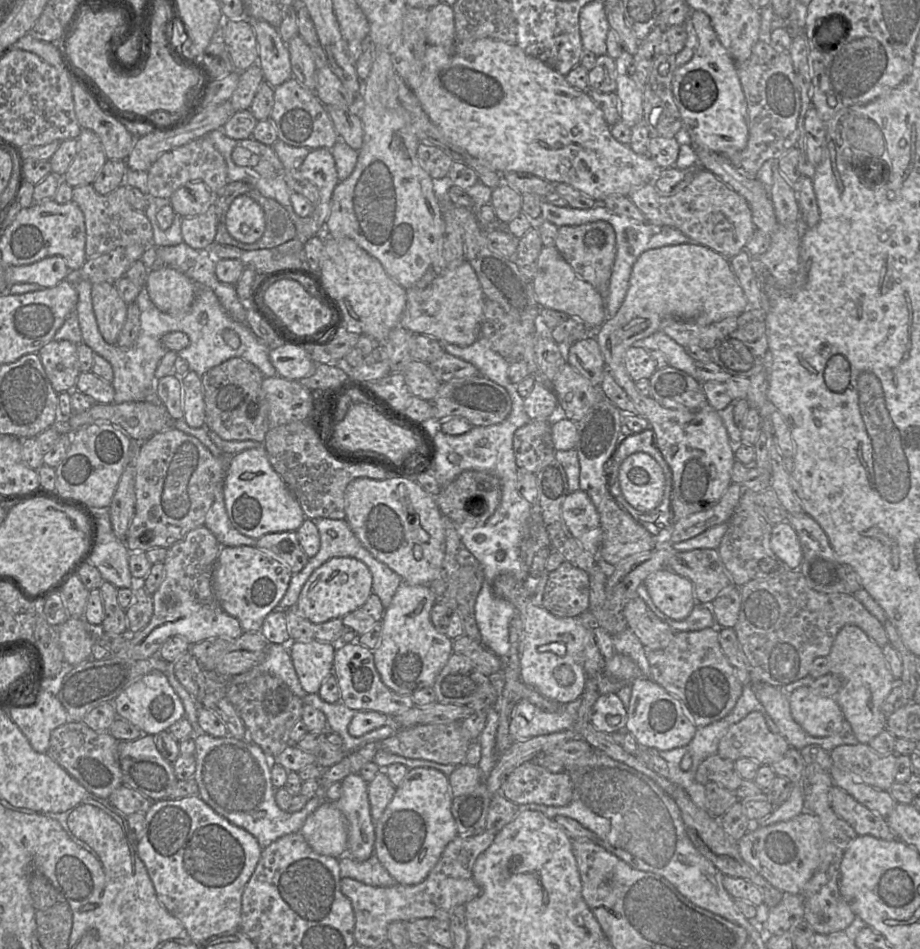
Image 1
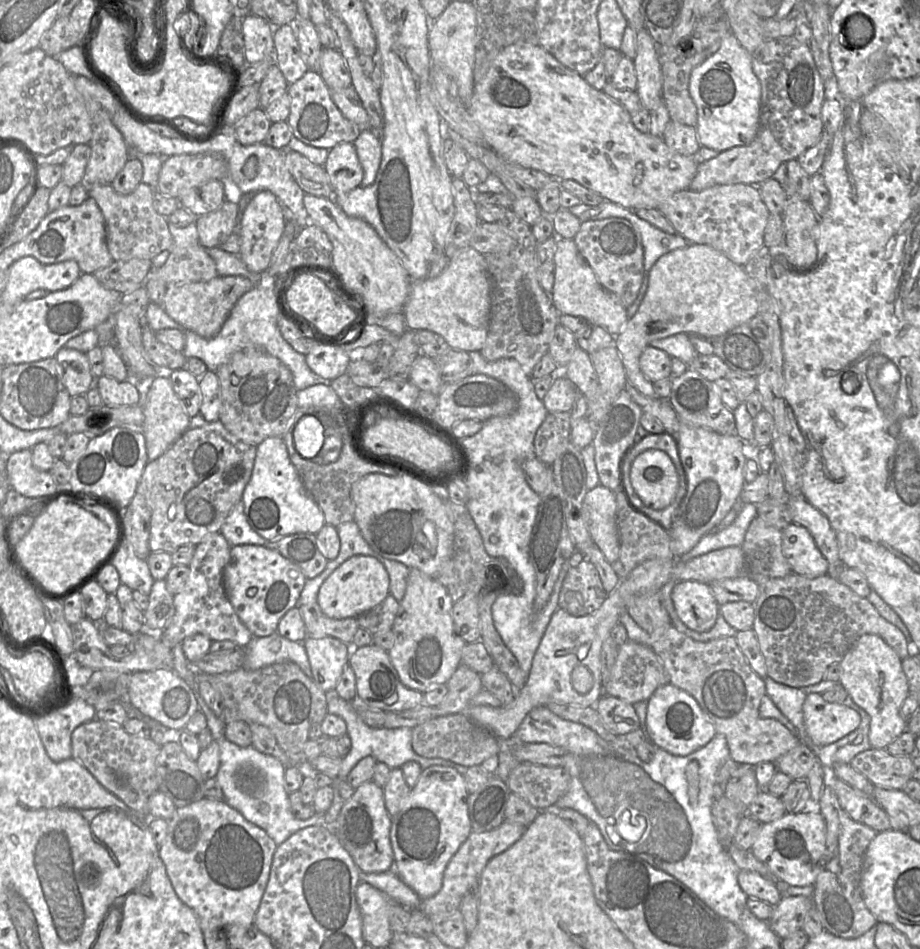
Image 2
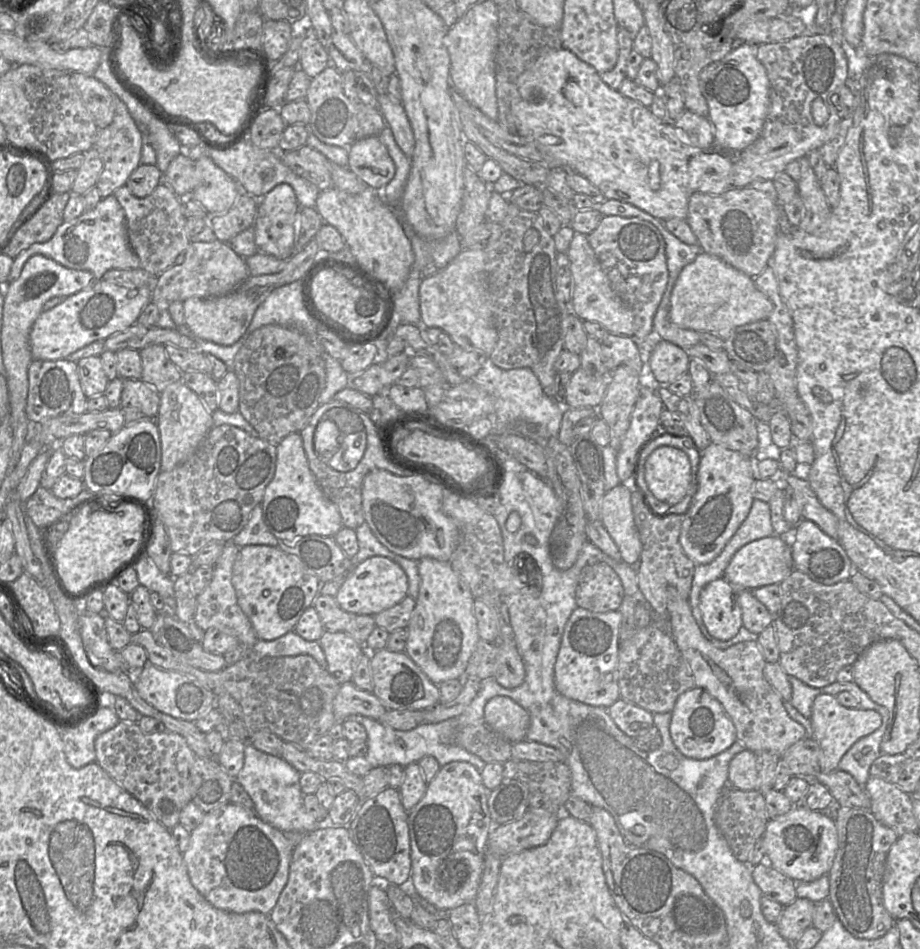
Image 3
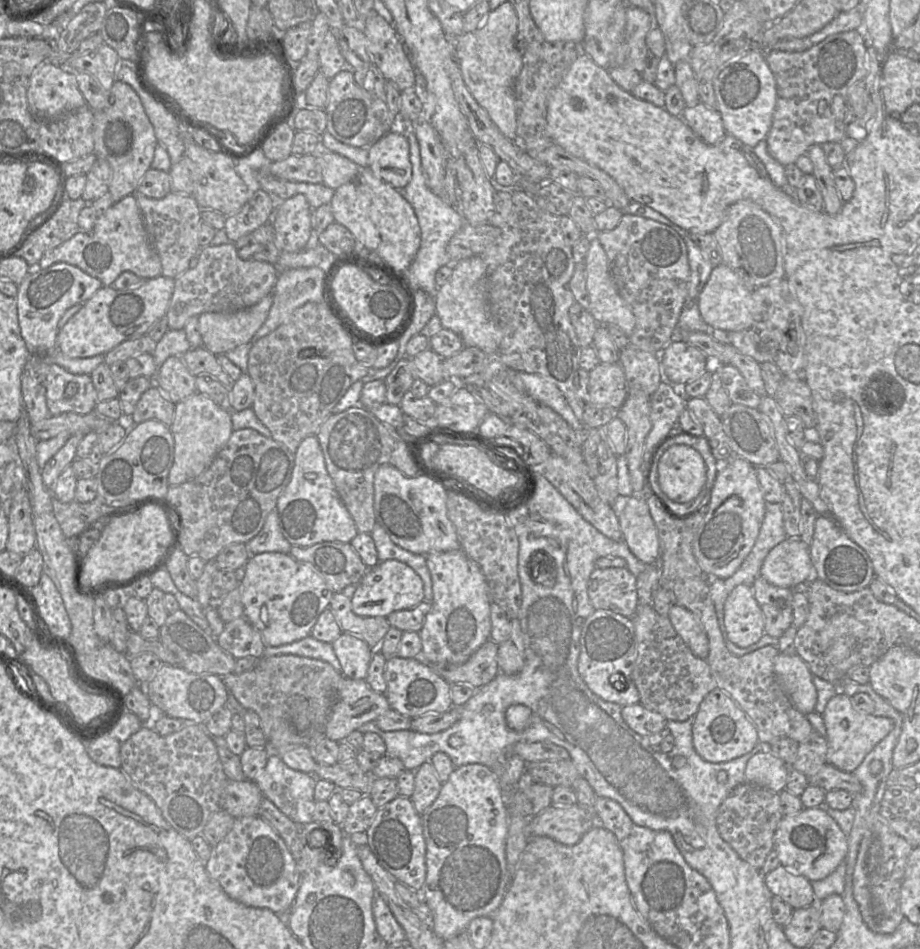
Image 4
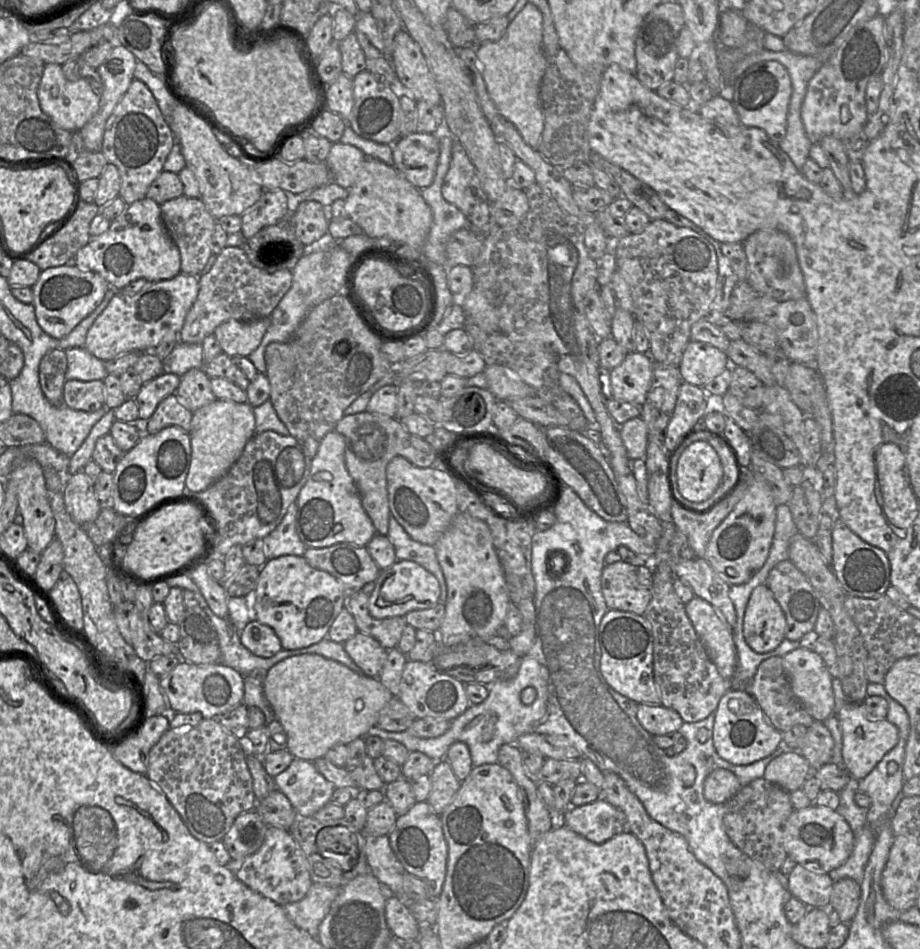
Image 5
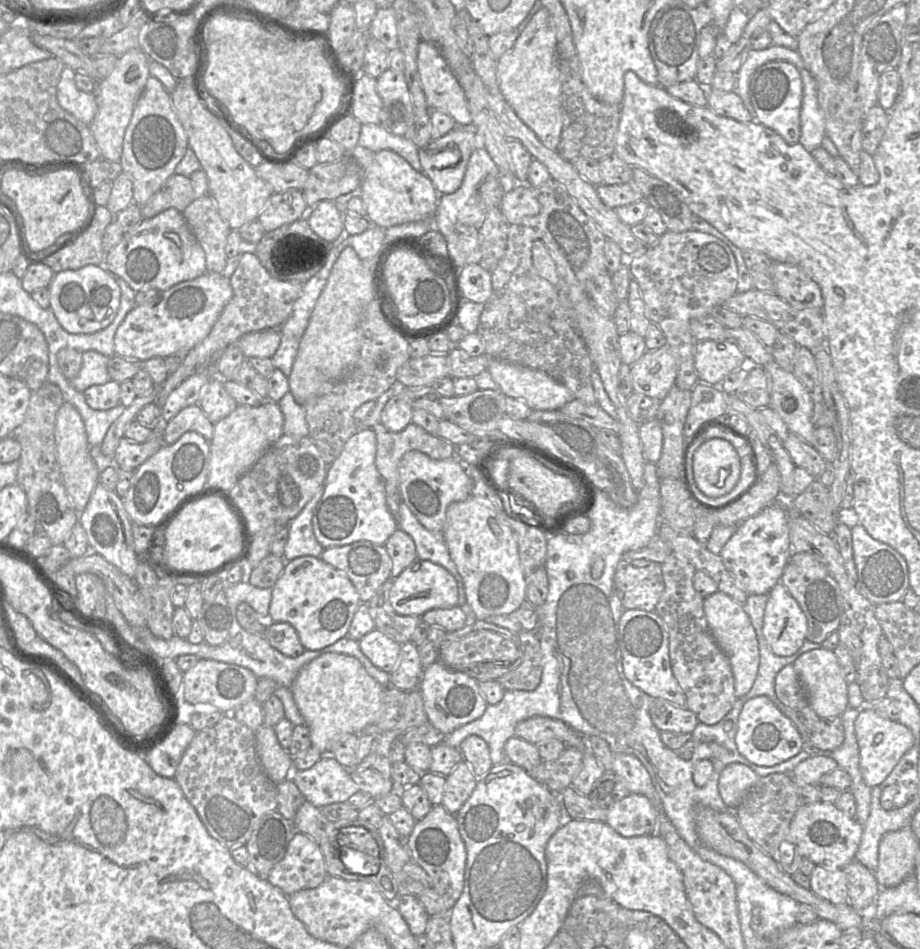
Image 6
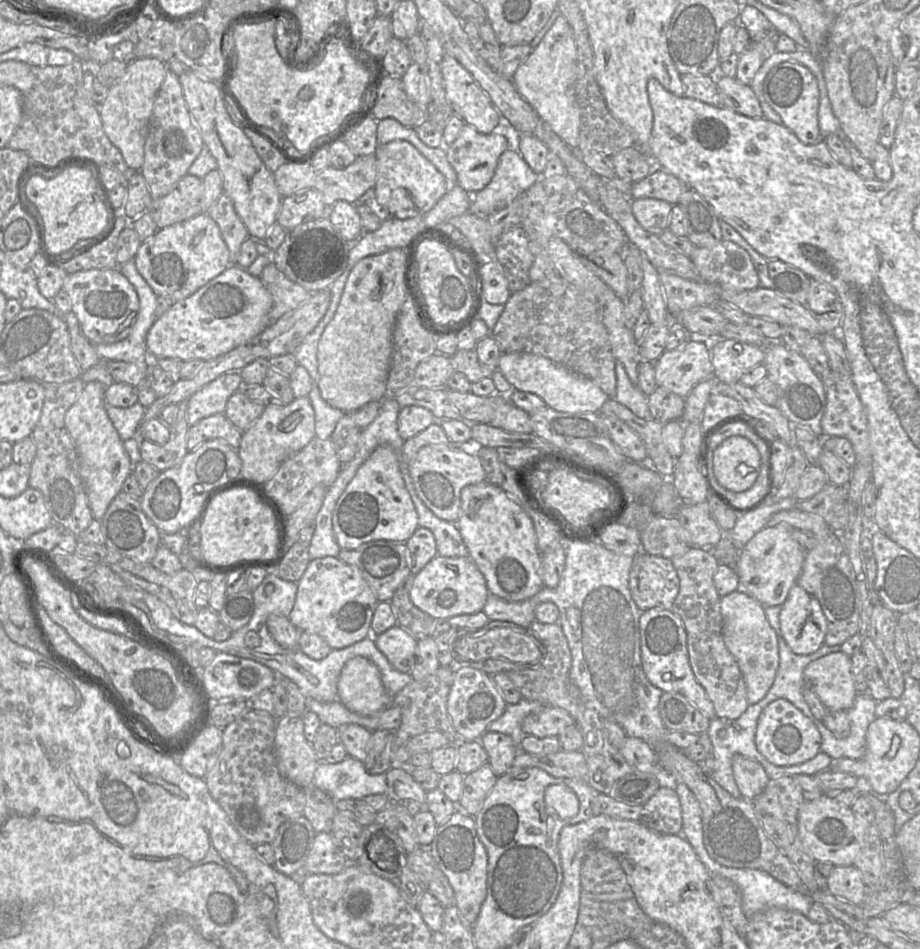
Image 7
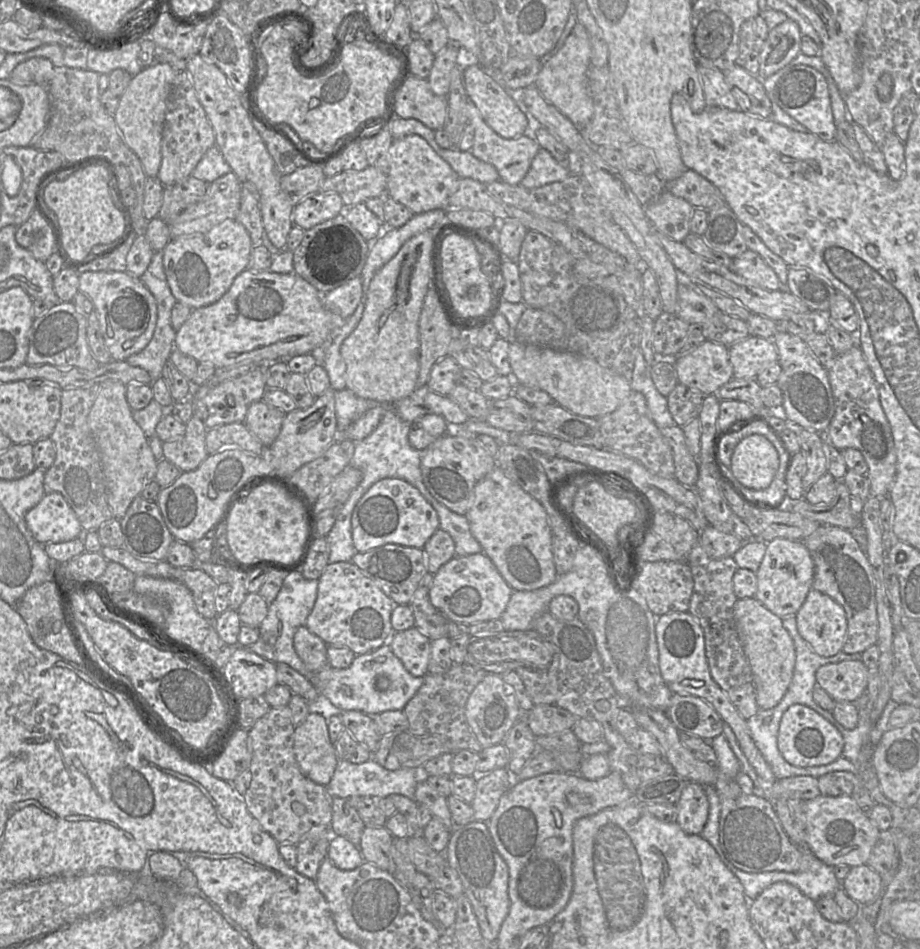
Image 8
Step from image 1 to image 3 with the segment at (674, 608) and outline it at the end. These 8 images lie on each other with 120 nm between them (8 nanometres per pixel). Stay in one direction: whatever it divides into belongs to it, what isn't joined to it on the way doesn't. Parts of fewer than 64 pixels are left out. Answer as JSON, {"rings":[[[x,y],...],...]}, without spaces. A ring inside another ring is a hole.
{"rings":[[[724,579],[708,583],[699,594],[698,607],[708,633],[727,641],[743,627],[738,590]]]}

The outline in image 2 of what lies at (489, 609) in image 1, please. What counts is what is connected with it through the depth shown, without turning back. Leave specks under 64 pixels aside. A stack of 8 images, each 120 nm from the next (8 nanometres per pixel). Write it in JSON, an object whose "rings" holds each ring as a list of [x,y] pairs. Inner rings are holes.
{"rings":[[[576,551],[571,556],[570,564],[562,567],[559,577],[555,583],[554,590],[551,592],[552,594],[550,599],[544,610],[541,612],[537,612],[534,609],[535,583],[518,587],[519,591],[517,593],[502,594],[498,596],[492,605],[491,614],[493,624],[506,647],[511,651],[518,661],[521,671],[523,671],[525,674],[525,678],[527,678],[530,672],[533,657],[544,635],[550,617],[552,616],[553,612],[558,609],[558,594],[563,580],[568,570],[583,560],[585,560],[584,557]]]}

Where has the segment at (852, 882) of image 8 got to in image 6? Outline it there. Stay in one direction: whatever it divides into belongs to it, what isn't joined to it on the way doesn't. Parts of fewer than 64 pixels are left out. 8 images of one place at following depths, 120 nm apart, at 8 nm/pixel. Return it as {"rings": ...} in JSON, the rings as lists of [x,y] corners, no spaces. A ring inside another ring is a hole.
{"rings":[[[816,866],[809,876],[809,889],[833,904],[847,904],[847,878],[844,869],[829,870]]]}

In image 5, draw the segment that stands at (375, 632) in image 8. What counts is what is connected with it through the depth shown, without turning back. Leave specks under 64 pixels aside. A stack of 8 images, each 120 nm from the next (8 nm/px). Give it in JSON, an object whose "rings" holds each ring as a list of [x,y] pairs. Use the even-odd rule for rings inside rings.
{"rings":[[[294,555],[267,560],[261,566],[254,592],[256,620],[275,631],[284,650],[305,648],[327,638],[347,598],[335,577],[314,568],[303,556]]]}

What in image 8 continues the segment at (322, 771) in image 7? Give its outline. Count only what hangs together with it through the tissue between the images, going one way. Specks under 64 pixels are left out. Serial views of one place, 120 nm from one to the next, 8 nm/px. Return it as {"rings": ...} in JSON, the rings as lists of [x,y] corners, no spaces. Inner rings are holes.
{"rings":[[[369,759],[361,764],[339,760],[331,781],[326,785],[326,789],[332,797],[337,798],[383,798],[390,795],[402,795],[414,800],[417,785],[421,782],[425,782],[427,776],[429,775],[426,771],[420,768],[400,768],[390,771],[373,759]]]}

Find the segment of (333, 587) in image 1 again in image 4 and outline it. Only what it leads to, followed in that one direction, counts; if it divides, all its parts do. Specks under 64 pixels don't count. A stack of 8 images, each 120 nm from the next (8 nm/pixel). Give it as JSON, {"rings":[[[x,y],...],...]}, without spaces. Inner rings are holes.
{"rings":[[[386,560],[368,569],[351,597],[352,609],[362,617],[387,617],[399,610],[411,609],[424,600],[424,586],[420,576],[407,564]]]}

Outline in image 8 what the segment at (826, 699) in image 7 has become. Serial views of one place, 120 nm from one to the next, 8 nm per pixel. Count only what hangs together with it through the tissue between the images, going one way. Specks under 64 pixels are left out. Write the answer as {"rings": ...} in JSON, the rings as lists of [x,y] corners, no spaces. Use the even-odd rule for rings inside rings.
{"rings":[[[857,660],[823,665],[816,672],[816,685],[824,689],[835,702],[856,702],[866,693],[868,668]]]}

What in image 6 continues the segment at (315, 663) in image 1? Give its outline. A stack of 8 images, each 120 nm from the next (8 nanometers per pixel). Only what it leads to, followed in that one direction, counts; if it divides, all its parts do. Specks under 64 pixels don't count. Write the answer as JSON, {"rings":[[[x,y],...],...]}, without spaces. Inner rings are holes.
{"rings":[[[373,630],[359,641],[361,651],[380,670],[391,673],[398,664],[401,644],[378,630]]]}

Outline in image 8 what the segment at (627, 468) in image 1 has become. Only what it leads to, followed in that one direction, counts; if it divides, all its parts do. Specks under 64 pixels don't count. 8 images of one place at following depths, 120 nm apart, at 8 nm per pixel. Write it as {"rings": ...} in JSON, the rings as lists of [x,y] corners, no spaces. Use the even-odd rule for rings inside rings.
{"rings":[[[750,435],[734,448],[730,471],[736,481],[752,490],[763,490],[773,481],[779,468],[774,445],[762,435]]]}

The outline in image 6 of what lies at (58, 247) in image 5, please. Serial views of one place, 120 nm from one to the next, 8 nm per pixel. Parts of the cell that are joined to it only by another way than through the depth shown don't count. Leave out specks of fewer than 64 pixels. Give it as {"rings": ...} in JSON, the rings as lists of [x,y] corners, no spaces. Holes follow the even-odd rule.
{"rings":[[[105,207],[96,208],[91,224],[85,229],[72,232],[72,237],[61,245],[56,252],[43,258],[43,264],[55,273],[65,270],[77,270],[87,265],[104,266],[106,252],[102,237],[106,227],[114,221],[114,215]]]}

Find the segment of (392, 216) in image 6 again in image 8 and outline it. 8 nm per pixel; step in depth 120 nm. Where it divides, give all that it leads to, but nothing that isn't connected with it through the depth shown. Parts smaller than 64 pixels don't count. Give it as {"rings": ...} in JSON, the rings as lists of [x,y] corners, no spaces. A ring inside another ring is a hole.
{"rings":[[[411,134],[394,139],[391,144],[386,178],[386,193],[414,214],[421,214],[447,207],[448,198],[460,177],[423,137]]]}

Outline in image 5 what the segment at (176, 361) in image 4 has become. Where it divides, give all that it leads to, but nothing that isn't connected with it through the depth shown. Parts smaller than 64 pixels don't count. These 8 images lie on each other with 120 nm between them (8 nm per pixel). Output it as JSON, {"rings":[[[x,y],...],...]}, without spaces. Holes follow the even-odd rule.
{"rings":[[[191,369],[180,376],[175,396],[186,408],[194,412],[217,399],[212,392],[210,380],[202,369]]]}

